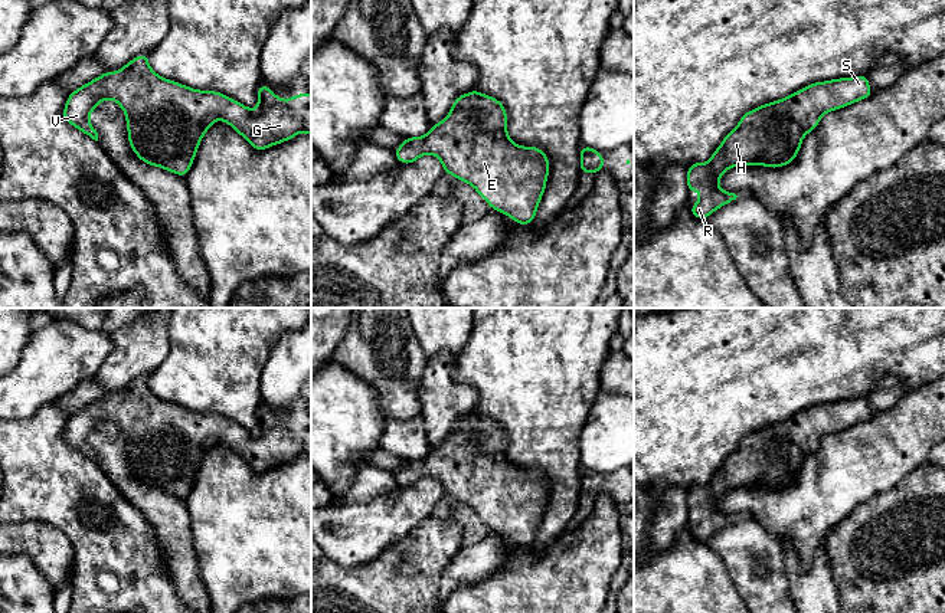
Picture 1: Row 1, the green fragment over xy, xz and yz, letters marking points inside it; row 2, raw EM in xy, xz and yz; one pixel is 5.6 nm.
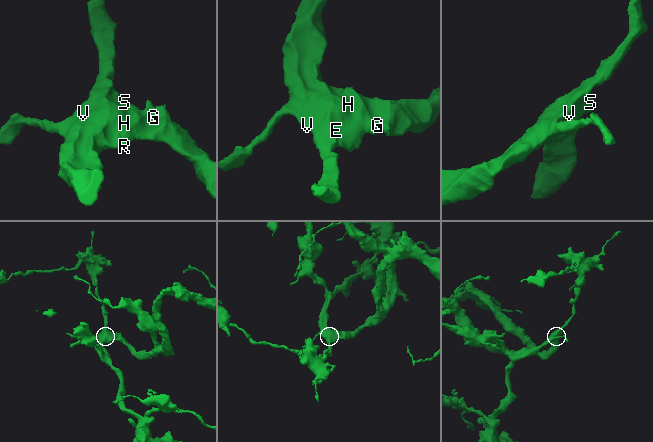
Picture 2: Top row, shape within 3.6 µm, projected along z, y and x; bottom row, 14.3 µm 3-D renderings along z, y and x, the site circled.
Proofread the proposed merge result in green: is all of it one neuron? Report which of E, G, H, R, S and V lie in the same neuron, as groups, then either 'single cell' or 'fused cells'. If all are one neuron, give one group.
groups E G H R S V; single cell

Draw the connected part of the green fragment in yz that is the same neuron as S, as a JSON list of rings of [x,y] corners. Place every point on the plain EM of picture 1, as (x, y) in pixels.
[[[866,397],[814,404],[792,417],[748,433],[738,449],[727,455],[707,486],[687,491],[689,514],[702,518],[690,535],[707,541],[716,531],[739,518],[723,514],[717,502],[735,488],[784,489],[794,483],[805,456],[818,449],[820,440],[873,416]]]

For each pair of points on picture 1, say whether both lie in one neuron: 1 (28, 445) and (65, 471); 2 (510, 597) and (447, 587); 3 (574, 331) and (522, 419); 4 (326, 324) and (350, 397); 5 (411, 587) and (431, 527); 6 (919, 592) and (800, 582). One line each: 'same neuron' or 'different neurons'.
1: same neuron
2: different neurons
3: same neuron
4: different neurons
5: same neuron
6: different neurons

